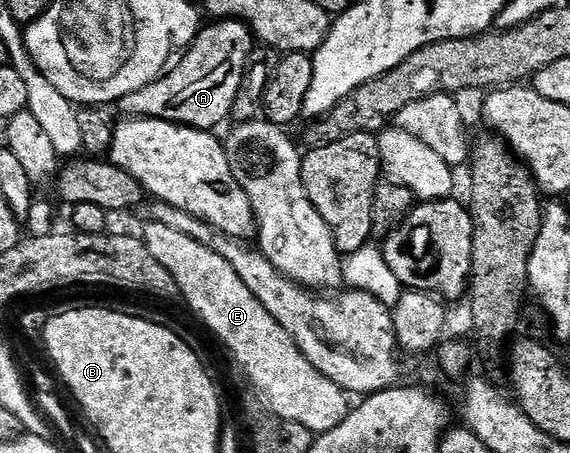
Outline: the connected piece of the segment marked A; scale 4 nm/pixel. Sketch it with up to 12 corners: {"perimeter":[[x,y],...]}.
{"perimeter":[[217,19],[125,117],[216,130],[252,56],[243,19]]}

